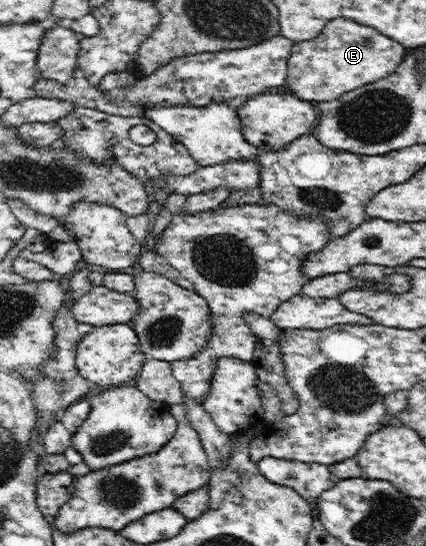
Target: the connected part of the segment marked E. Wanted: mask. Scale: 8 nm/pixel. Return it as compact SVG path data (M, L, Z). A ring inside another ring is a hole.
M338 17L327 22L313 40L298 42L288 59L286 85L305 101L322 102L391 75L404 58L406 48L400 42L350 18Z

